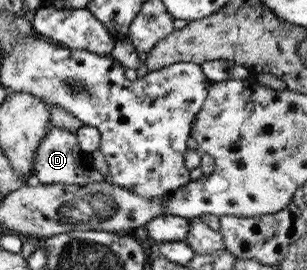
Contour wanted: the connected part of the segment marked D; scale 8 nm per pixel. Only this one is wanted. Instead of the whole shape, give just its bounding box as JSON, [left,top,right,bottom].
[34,125,108,185]

